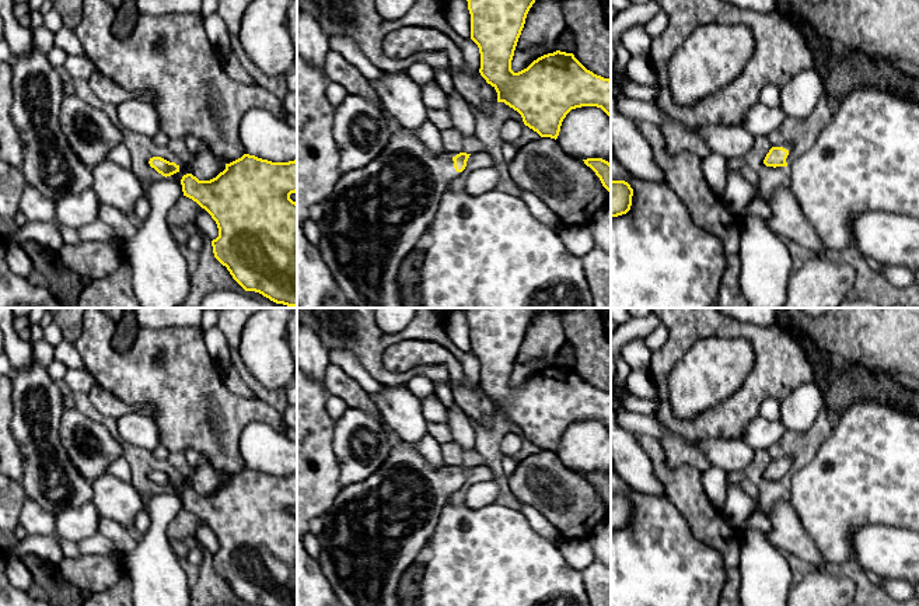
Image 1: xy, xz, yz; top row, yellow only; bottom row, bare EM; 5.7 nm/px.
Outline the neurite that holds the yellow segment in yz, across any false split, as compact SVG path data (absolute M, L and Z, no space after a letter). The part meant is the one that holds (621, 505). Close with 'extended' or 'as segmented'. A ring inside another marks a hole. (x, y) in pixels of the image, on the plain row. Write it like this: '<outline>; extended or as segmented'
M611 494L611 530L626 528L632 519L633 502L625 494Z; as segmented

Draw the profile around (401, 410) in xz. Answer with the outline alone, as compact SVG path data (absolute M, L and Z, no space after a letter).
M384 385L371 399L387 427L403 442L417 446L427 434L429 423L419 397L406 385Z

